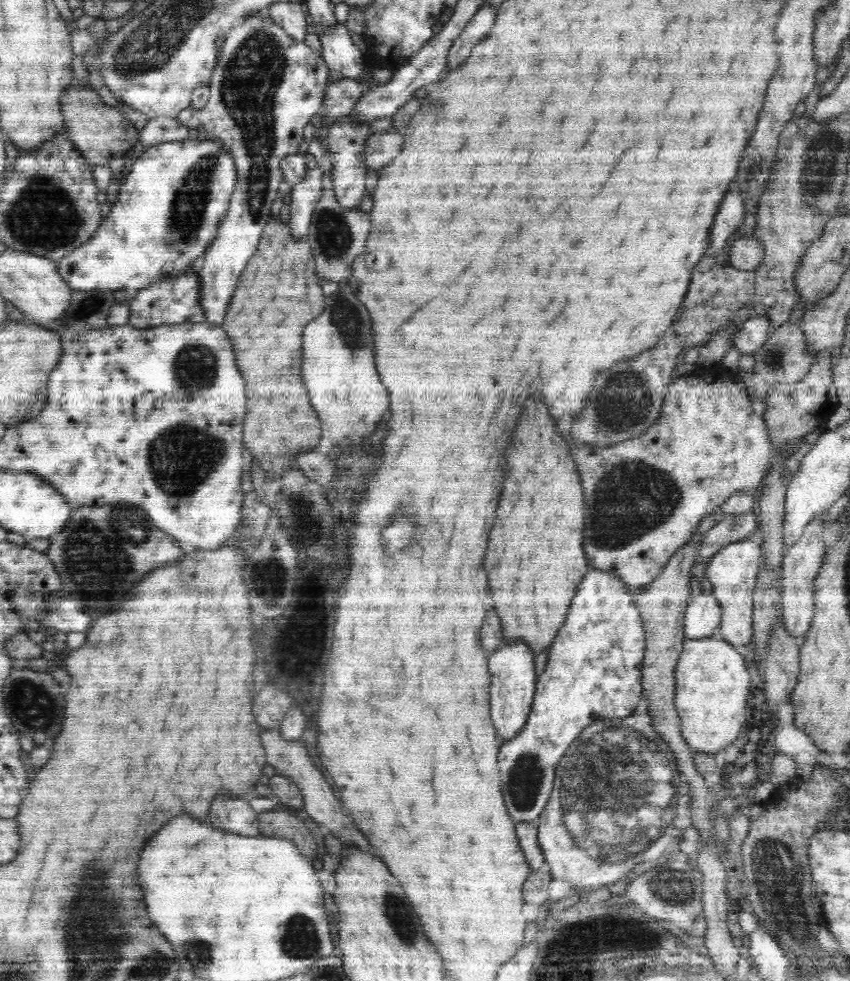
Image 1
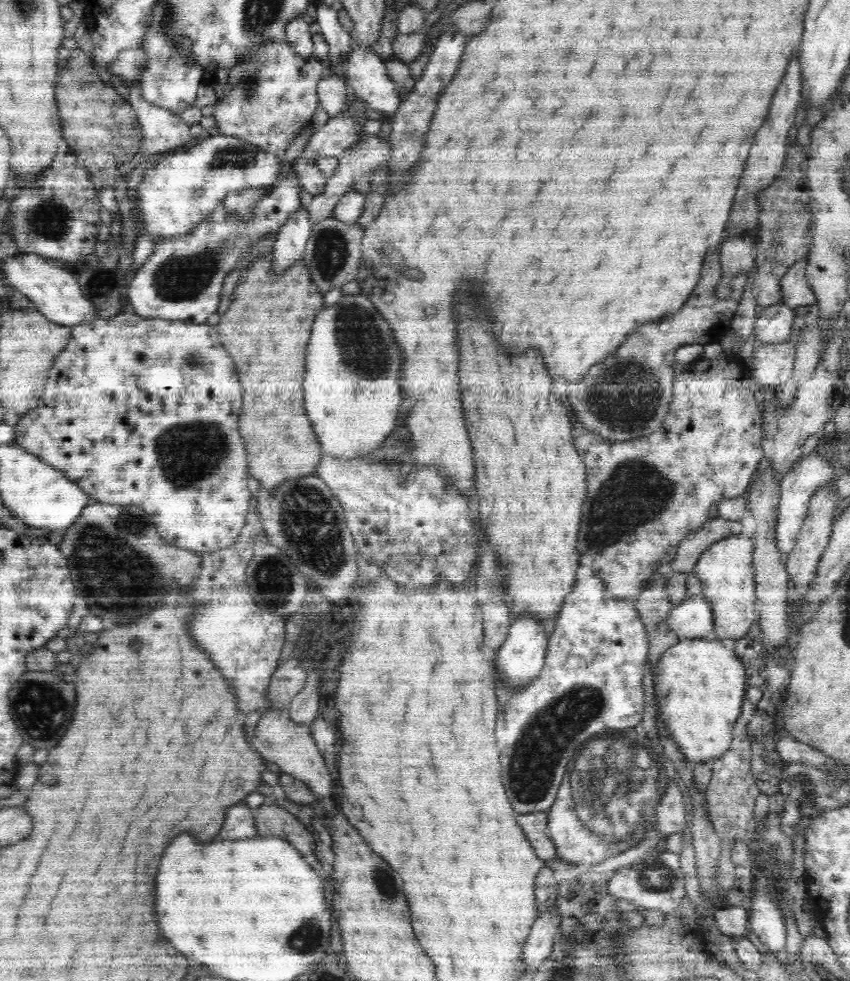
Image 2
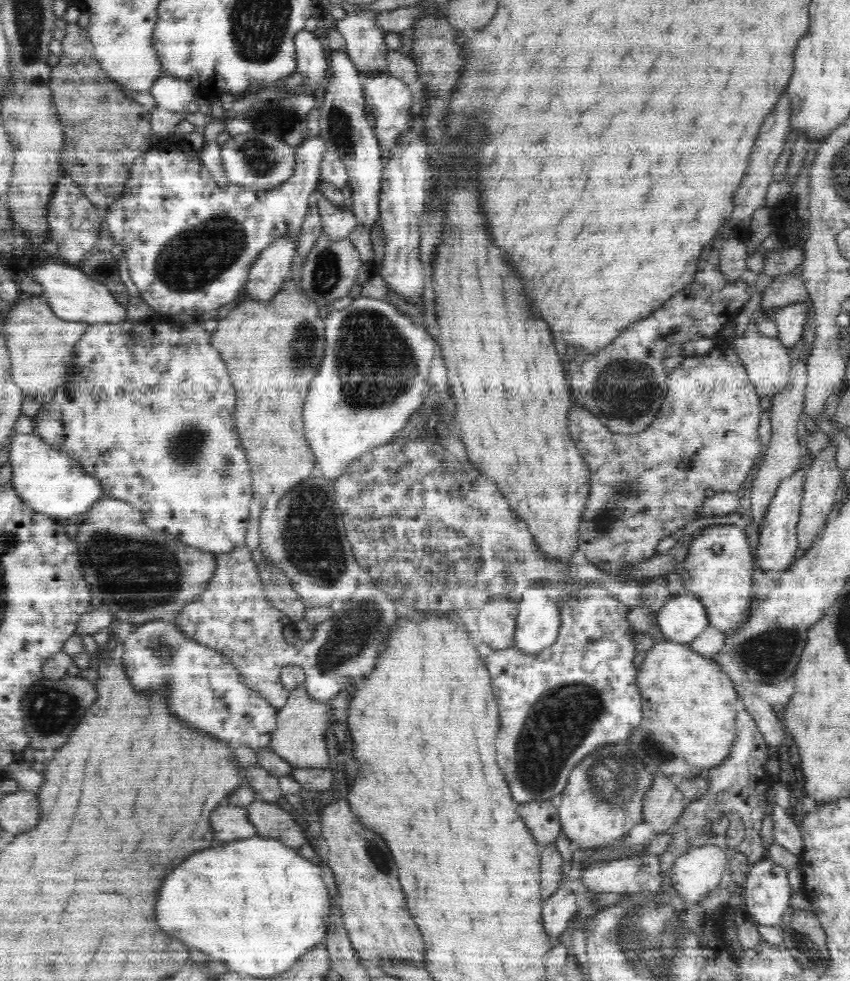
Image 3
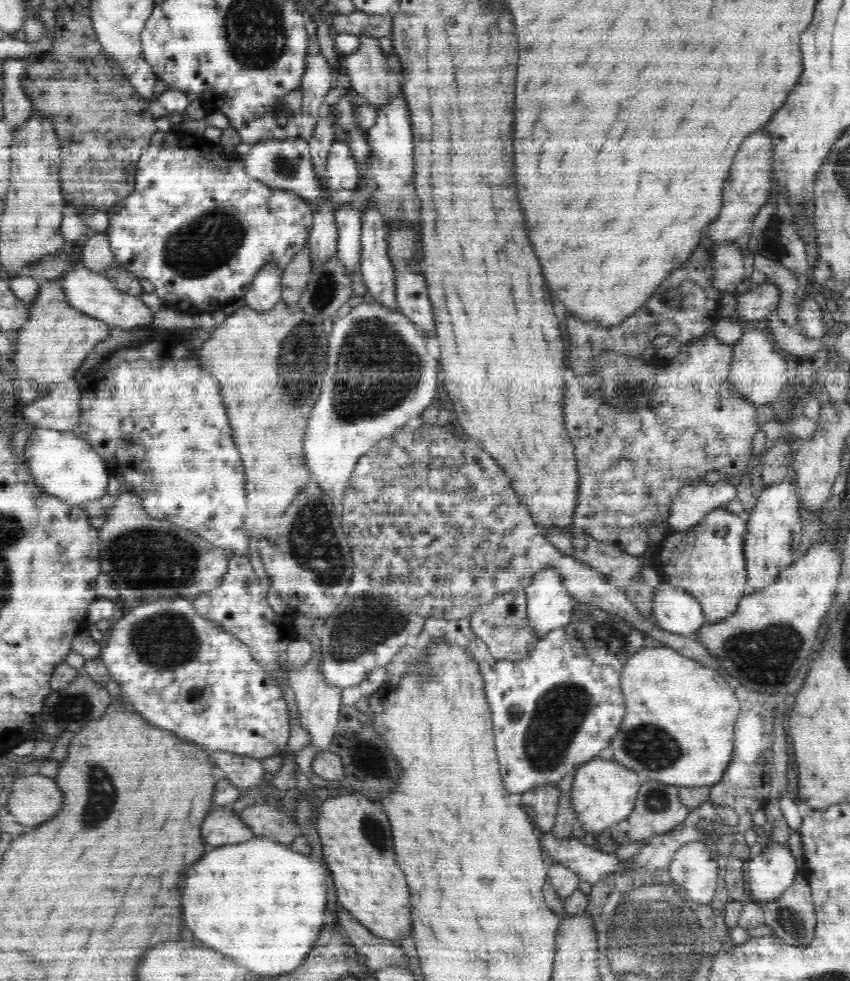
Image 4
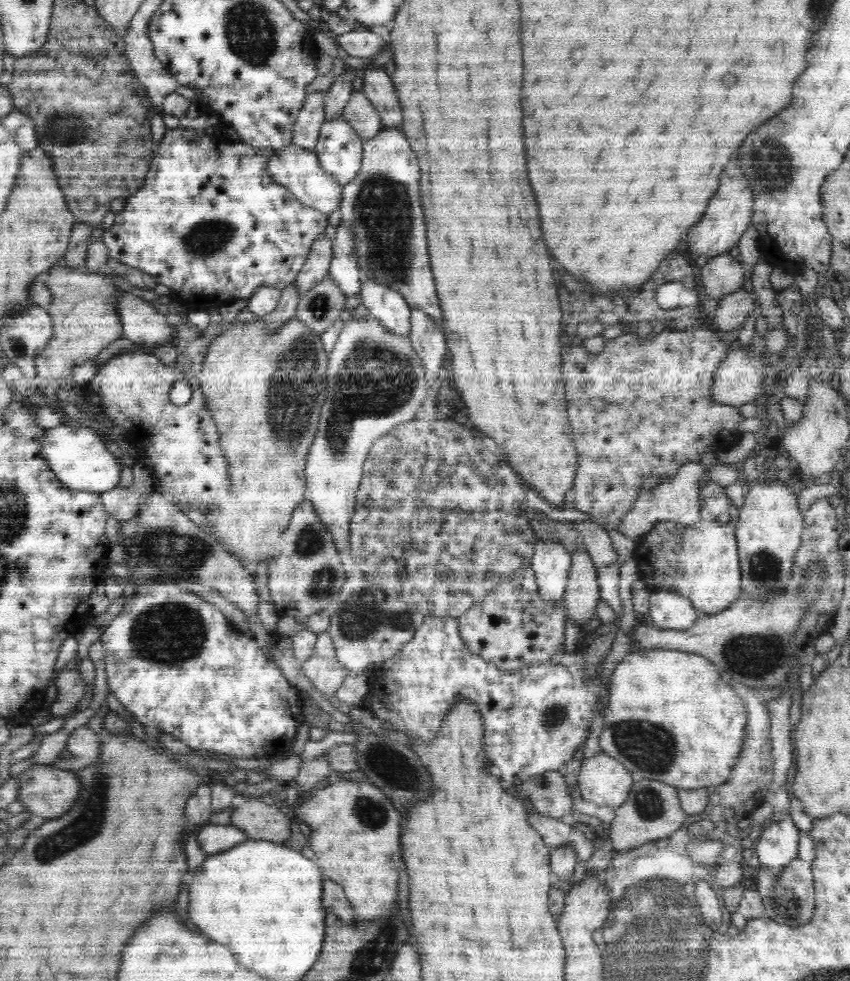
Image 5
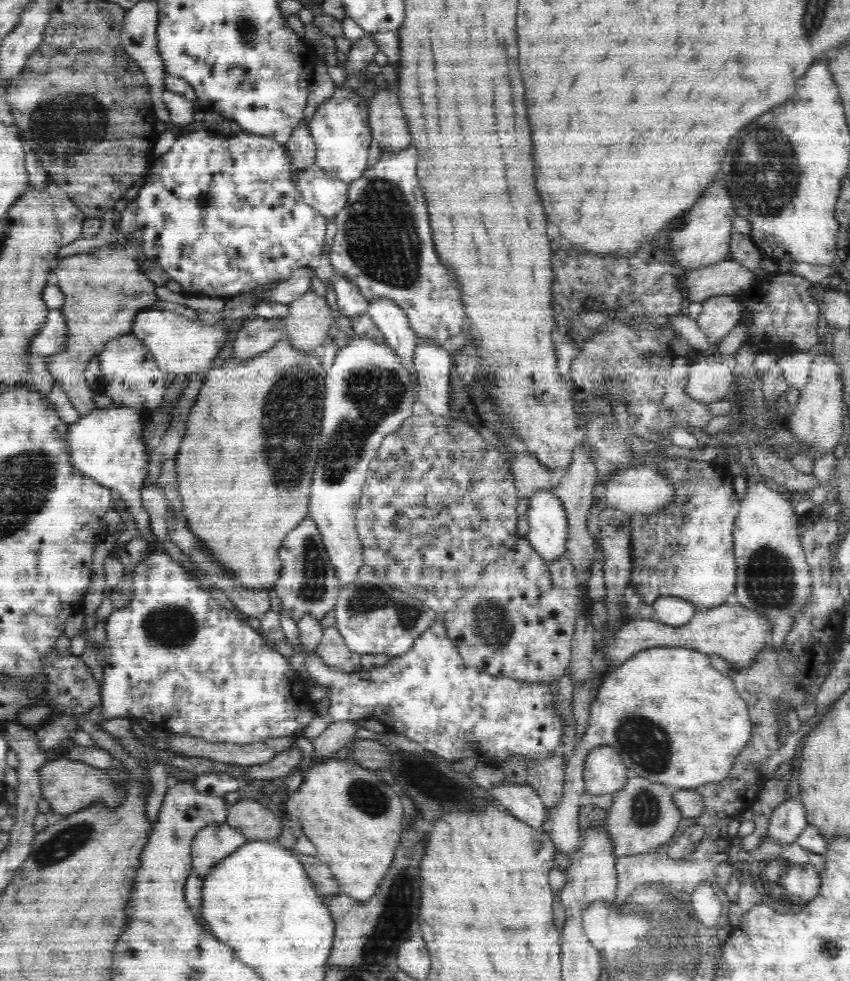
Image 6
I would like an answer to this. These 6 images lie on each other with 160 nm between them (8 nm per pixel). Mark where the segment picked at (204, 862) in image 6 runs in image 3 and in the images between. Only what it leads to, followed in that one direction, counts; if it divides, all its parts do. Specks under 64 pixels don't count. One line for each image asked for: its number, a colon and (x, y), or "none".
3: (231, 822)
4: (223, 827)
5: (213, 839)

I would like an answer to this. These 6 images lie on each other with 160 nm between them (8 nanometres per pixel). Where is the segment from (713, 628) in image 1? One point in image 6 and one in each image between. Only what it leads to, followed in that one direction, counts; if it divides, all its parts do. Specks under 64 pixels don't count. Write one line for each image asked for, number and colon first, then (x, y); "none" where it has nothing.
2: (692, 618)
3: (683, 618)
4: (675, 611)
5: (669, 610)
6: (673, 611)

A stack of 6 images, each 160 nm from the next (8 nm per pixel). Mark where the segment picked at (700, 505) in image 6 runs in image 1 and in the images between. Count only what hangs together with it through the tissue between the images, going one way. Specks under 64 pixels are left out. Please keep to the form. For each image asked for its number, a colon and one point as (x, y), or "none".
1: (733, 570)
2: (726, 571)
3: (718, 571)
4: (709, 559)
5: (700, 562)

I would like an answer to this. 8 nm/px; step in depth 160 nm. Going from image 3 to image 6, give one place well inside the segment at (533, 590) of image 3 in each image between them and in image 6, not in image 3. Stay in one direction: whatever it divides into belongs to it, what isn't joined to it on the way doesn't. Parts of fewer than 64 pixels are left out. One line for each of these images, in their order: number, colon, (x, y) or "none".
4: (550, 606)
5: (551, 562)
6: (548, 523)

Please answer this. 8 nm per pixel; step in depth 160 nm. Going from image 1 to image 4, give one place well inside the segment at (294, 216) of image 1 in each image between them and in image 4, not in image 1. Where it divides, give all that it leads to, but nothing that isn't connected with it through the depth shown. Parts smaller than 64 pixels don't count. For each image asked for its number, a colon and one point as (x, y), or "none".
2: (292, 238)
3: (270, 272)
4: (265, 291)

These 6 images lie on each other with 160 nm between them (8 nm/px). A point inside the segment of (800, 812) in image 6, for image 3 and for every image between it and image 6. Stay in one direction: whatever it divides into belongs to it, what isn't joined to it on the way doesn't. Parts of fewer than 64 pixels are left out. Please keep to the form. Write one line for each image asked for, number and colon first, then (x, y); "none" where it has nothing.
3: (766, 896)
4: (773, 870)
5: (777, 846)

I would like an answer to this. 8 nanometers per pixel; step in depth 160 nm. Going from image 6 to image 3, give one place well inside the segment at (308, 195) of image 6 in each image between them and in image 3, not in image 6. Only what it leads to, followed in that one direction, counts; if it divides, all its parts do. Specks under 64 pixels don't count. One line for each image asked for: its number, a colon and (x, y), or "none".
3: (257, 160)
4: (286, 164)
5: (298, 169)

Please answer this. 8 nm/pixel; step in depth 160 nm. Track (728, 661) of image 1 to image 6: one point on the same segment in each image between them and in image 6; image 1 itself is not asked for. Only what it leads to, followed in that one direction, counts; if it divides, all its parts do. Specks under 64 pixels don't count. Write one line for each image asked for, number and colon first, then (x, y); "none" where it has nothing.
2: (706, 682)
3: (688, 701)
4: (679, 726)
5: (706, 721)
6: (674, 719)

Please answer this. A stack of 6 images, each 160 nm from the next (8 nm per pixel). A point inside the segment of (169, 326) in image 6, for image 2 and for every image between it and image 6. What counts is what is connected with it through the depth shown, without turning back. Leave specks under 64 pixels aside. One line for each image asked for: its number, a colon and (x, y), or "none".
2: (53, 289)
3: (72, 296)
4: (88, 291)
5: (141, 323)

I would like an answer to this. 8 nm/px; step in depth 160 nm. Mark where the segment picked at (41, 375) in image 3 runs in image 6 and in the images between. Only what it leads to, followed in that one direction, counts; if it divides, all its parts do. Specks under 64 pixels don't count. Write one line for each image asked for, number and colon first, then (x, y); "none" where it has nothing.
4: (56, 338)
5: (84, 308)
6: (104, 290)

